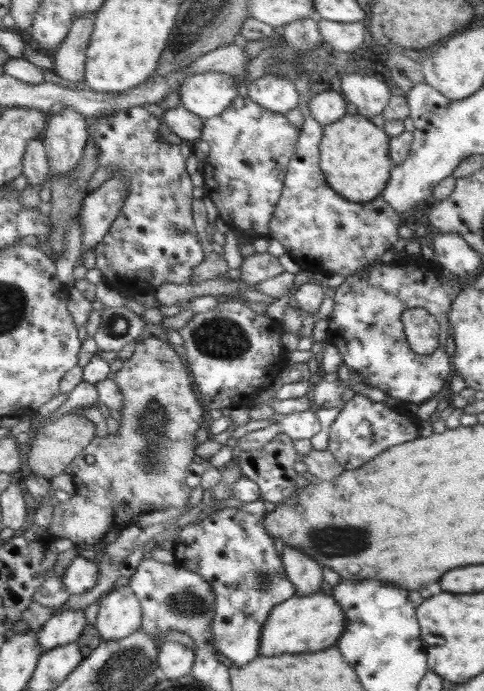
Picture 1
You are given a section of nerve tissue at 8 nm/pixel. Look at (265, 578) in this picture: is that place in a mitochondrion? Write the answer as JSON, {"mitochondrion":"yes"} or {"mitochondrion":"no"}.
{"mitochondrion":"yes"}

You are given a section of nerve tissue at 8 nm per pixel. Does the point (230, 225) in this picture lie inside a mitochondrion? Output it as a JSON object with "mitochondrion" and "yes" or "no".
{"mitochondrion":"no"}

